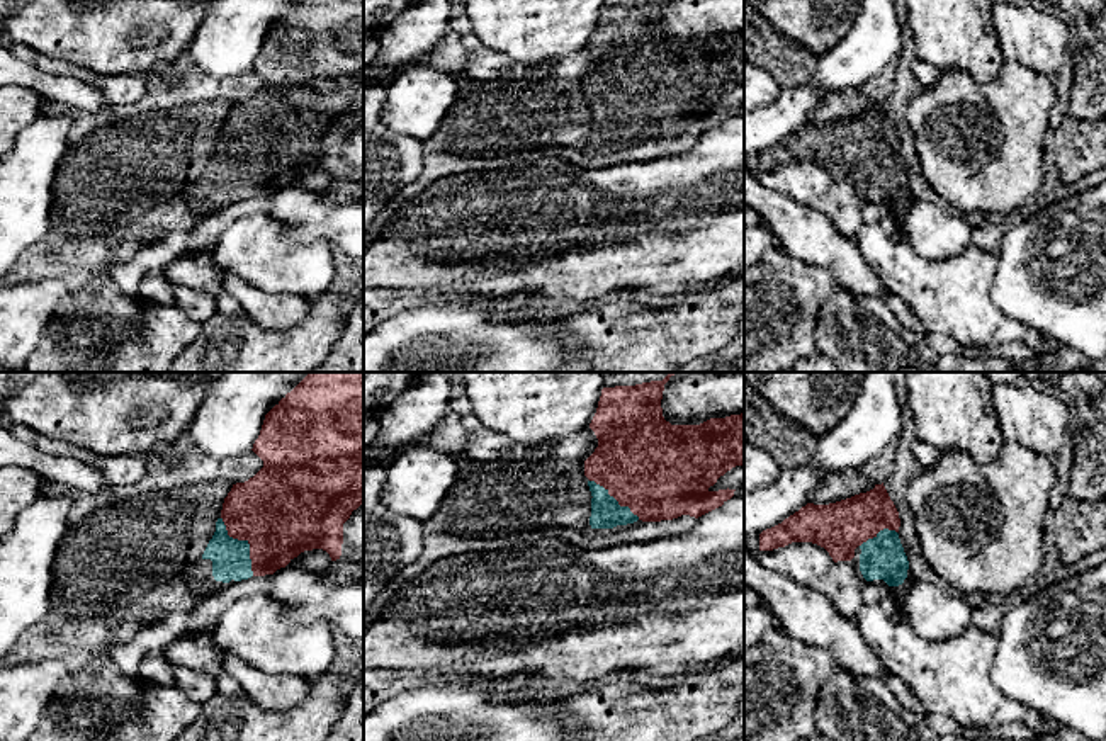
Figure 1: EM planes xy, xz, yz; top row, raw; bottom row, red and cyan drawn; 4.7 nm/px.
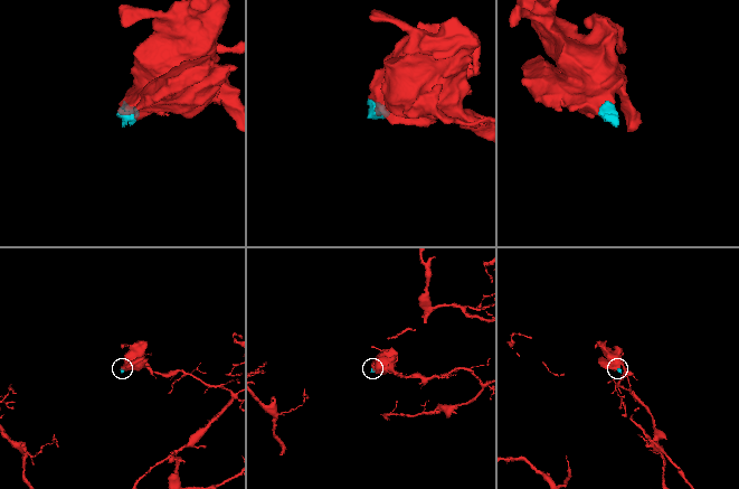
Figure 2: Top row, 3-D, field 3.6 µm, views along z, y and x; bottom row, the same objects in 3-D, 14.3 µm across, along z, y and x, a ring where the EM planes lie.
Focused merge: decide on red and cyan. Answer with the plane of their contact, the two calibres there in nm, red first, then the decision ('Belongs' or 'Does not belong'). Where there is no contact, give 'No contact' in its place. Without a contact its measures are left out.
Touches red in xy. Thickness 440 nm (red) against 180 nm. Does not belong

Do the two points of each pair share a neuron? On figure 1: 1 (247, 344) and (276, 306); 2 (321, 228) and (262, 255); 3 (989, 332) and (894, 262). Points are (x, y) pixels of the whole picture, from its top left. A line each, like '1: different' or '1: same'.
1: different
2: different
3: same

